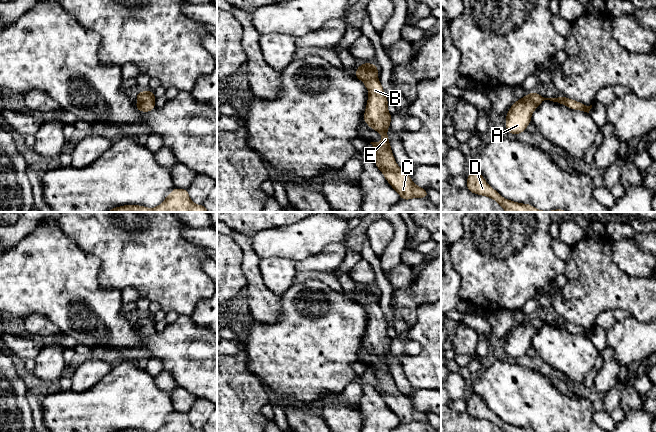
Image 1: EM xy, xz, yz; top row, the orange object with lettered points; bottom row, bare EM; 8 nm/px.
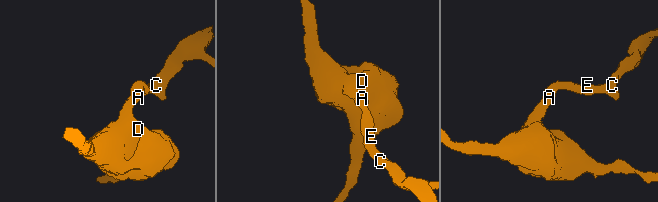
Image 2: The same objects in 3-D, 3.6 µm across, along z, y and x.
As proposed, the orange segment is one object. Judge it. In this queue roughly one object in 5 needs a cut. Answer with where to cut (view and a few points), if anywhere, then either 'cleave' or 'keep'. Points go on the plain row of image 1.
no cut; keep

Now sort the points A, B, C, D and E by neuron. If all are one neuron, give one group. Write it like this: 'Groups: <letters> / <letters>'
Groups: A B C D E

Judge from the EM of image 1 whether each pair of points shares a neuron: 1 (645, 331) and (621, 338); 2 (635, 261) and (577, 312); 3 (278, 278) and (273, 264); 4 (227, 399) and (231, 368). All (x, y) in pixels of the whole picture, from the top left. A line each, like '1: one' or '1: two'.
1: one
2: two
3: one
4: one

